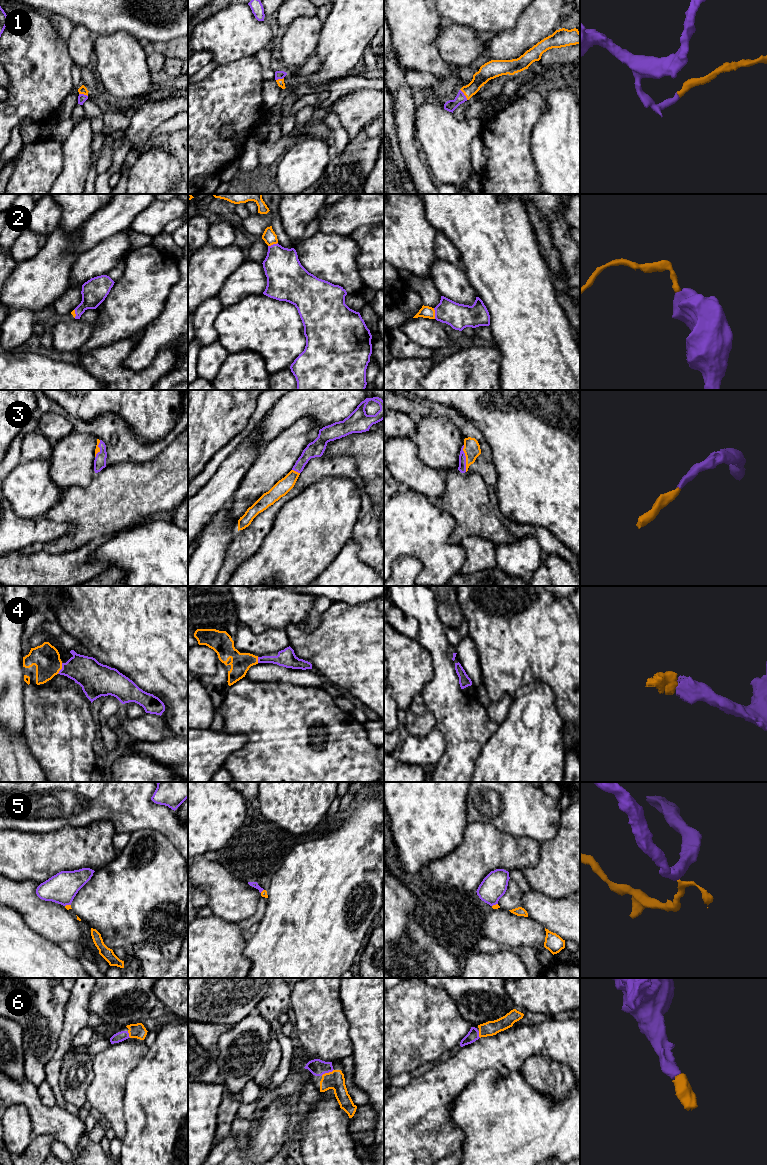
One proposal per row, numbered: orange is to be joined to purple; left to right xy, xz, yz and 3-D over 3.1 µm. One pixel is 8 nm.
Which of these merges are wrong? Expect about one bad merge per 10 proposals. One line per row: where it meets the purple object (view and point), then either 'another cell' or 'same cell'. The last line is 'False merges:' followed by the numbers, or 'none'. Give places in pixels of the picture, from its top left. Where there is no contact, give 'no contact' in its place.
1: contact yz (463, 94); same cell
2: contact yz (435, 313); same cell
3: contact yz (465, 458); same cell
4: contact xy (62, 668); same cell
5: contact xy (67, 904); another cell
6: contact xz (327, 1072); same cell
False merges: 5

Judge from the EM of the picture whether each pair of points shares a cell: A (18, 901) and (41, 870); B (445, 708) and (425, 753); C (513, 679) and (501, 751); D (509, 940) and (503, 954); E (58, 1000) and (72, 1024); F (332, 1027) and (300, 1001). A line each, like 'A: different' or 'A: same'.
A: different
B: different
C: different
D: different
E: different
F: same

